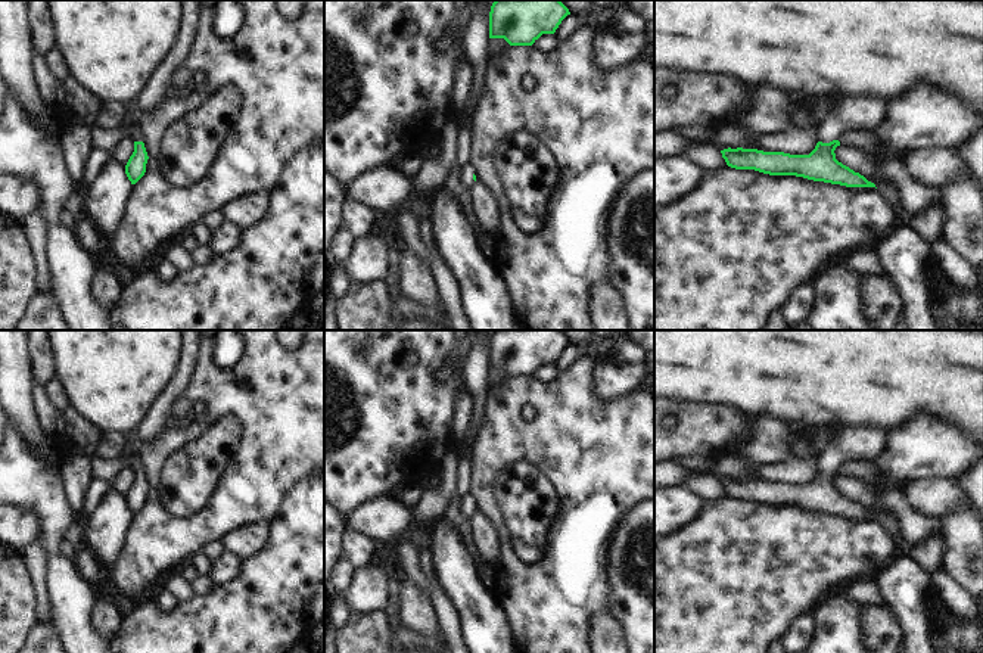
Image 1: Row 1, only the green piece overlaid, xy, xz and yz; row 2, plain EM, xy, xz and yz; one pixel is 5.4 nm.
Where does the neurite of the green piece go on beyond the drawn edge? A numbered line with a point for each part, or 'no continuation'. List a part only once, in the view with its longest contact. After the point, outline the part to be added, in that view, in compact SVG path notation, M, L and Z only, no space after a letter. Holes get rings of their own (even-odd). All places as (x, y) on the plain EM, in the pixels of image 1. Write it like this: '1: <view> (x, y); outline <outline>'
1: yz (867, 442); outline M864 425L847 429L834 444L821 442L822 455L818 472L830 473L840 470L844 461L877 461L887 445L890 429L875 425Z

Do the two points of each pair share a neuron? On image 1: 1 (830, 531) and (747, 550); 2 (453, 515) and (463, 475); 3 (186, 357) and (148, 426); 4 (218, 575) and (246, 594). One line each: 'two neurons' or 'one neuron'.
1: one neuron
2: one neuron
3: one neuron
4: two neurons

